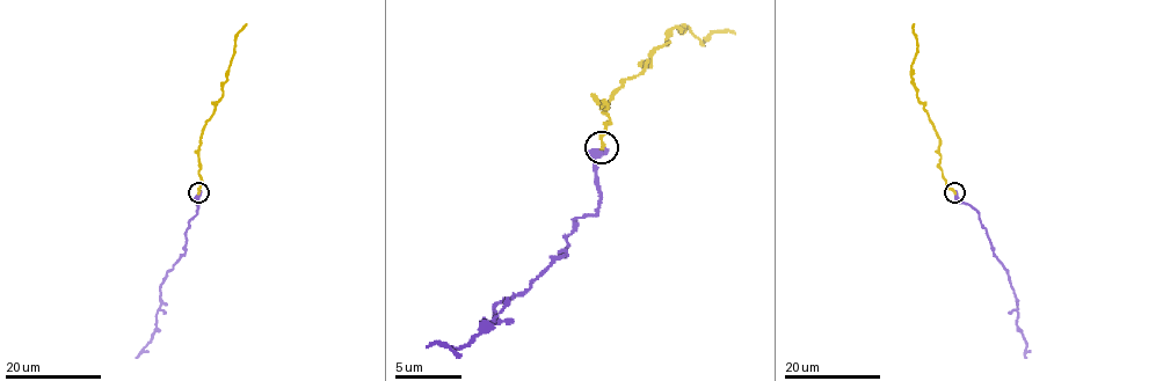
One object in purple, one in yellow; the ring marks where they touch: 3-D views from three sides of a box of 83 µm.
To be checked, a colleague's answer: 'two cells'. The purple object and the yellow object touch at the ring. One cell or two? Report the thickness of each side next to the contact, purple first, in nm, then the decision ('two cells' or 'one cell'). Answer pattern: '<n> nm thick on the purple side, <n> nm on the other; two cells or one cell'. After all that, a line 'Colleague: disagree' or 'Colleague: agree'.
320 nm thick on the purple side, 220 nm on the other; one cell
Colleague: disagree

